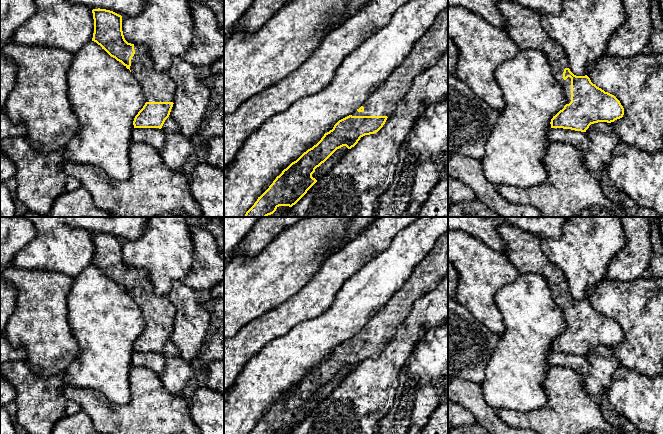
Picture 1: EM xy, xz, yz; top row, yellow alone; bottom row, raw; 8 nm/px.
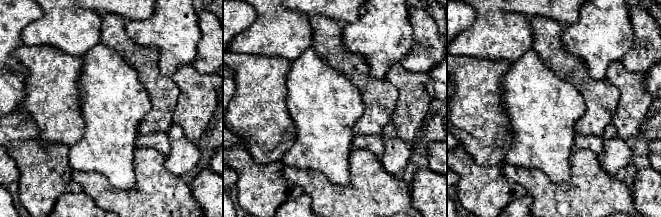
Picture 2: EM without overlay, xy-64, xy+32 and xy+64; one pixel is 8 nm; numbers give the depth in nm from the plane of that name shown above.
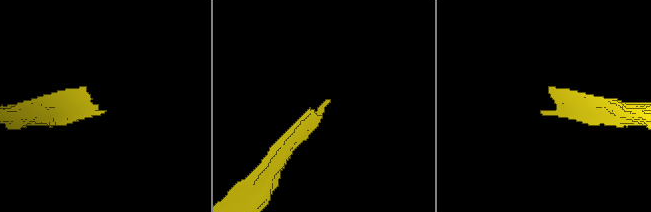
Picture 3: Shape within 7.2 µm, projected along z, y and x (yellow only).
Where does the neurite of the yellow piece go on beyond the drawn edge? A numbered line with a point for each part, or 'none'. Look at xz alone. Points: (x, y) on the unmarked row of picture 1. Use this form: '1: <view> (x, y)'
1: xz (431, 270)

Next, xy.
1: xy (156, 310)

